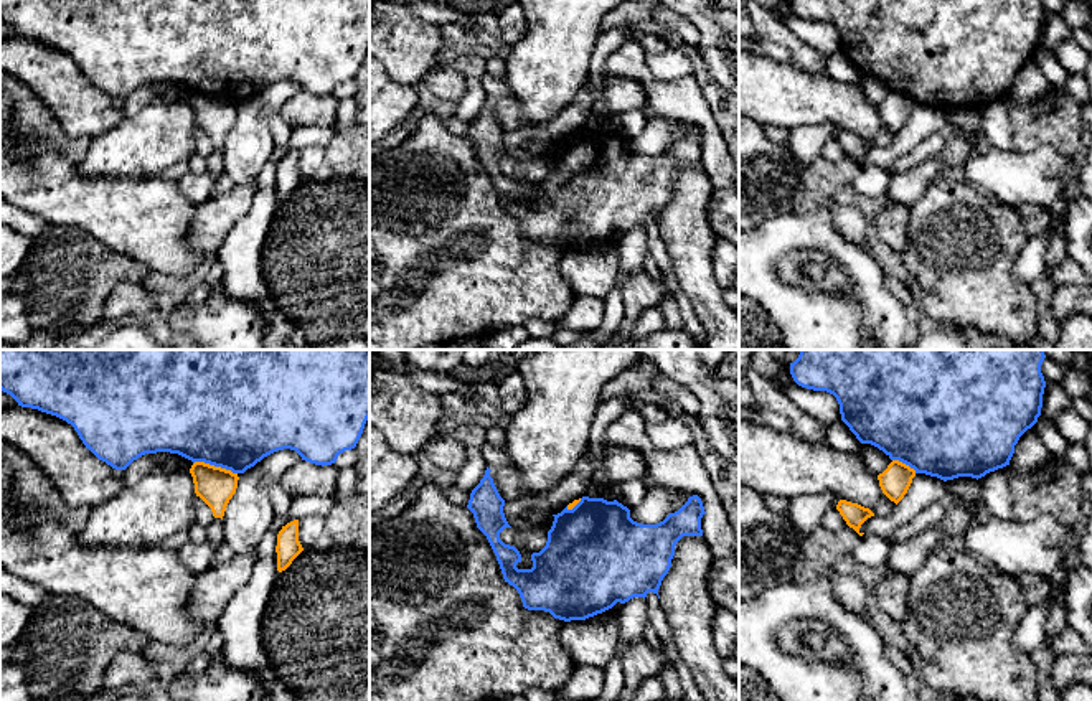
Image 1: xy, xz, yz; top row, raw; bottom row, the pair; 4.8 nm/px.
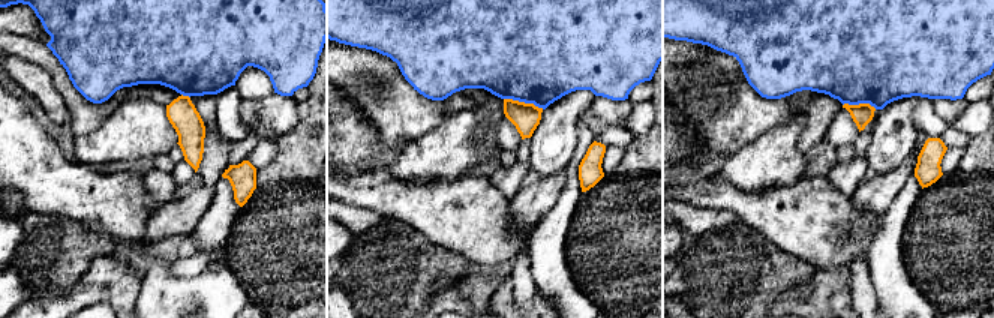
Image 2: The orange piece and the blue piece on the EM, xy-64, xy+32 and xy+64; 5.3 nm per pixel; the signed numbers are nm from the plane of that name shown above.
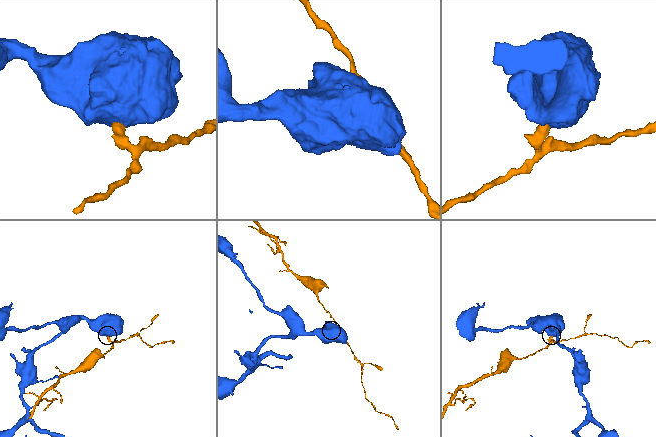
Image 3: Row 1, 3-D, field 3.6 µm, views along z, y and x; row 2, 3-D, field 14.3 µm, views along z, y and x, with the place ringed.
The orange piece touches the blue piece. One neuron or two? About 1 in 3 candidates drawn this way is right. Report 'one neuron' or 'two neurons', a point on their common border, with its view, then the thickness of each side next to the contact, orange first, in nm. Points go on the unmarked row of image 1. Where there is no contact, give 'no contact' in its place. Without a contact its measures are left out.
two neurons | xy (213, 96) | 190/480 nm

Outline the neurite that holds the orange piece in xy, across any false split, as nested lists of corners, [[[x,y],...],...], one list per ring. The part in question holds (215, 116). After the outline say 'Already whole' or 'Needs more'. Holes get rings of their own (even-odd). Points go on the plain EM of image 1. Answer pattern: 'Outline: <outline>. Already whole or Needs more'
Outline: [[[195,92],[190,104],[196,127],[211,139],[214,148],[223,150],[226,137],[238,119],[238,104],[205,92]]]. Already whole

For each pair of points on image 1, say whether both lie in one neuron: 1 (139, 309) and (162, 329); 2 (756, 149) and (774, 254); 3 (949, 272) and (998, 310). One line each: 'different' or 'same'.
1: same
2: different
3: same

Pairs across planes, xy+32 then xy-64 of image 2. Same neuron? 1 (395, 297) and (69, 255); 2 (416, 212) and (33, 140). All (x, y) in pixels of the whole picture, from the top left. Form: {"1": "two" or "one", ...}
{"1": "one", "2": "one"}

